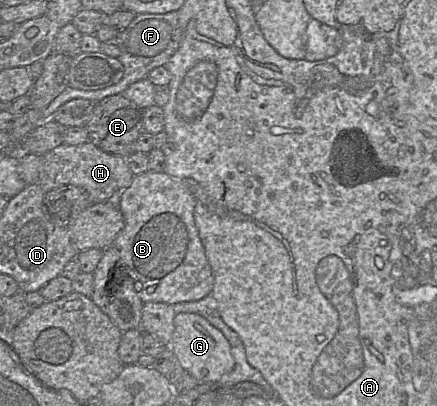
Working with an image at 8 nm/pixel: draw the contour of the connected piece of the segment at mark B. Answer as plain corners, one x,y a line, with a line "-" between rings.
147,171
135,175
129,187
123,190
119,209
124,218
124,227
117,235
113,246
120,253
120,266
136,282
136,292
145,302
175,304
195,301
211,294
214,275
206,257
194,220
195,199
187,187
165,172

